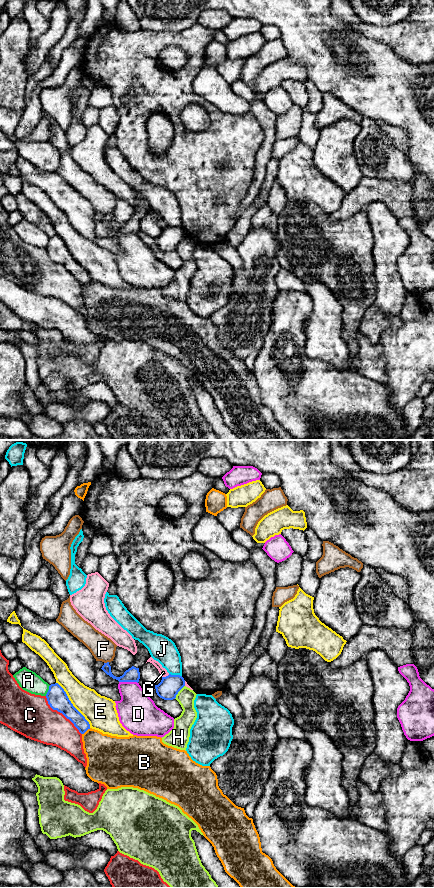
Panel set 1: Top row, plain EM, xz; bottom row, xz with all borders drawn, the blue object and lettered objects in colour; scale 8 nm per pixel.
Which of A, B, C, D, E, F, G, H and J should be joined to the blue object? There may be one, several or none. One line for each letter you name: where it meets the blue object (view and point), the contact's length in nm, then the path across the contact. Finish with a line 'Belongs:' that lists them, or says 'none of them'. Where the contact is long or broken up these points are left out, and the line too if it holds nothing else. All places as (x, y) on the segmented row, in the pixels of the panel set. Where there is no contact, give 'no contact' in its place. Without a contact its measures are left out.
Belongs: none of them

